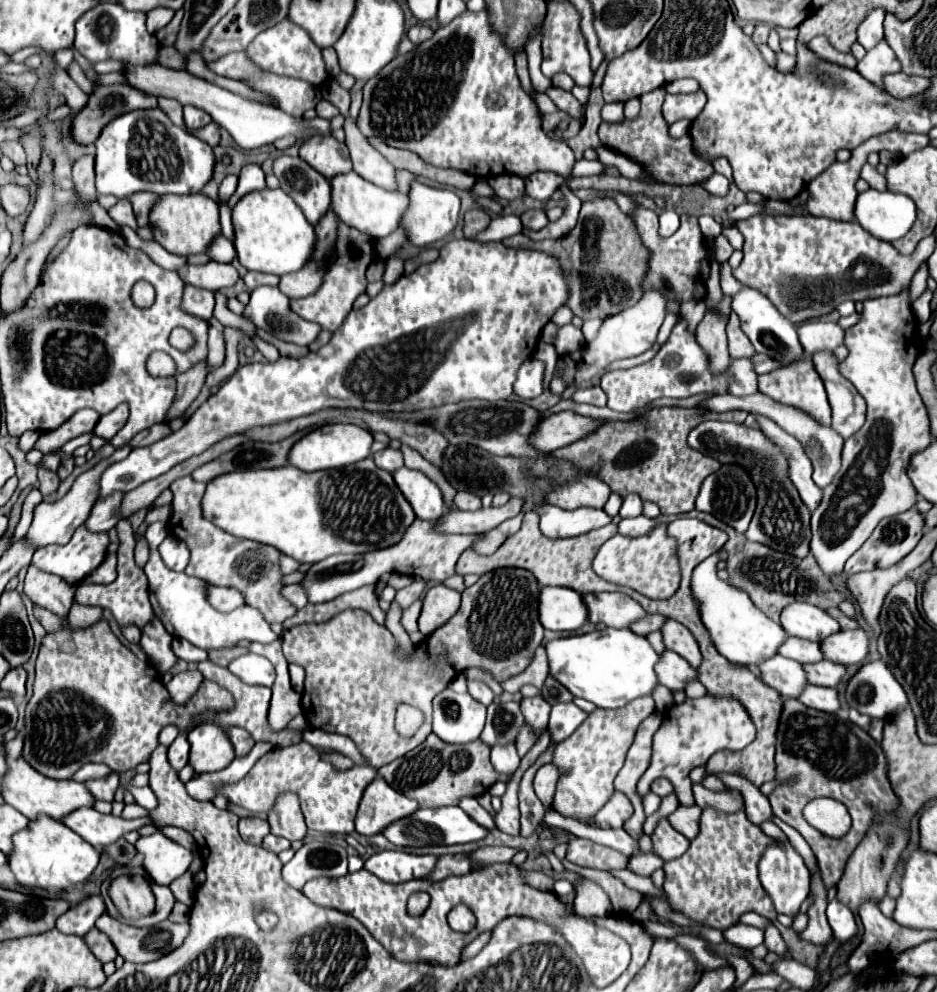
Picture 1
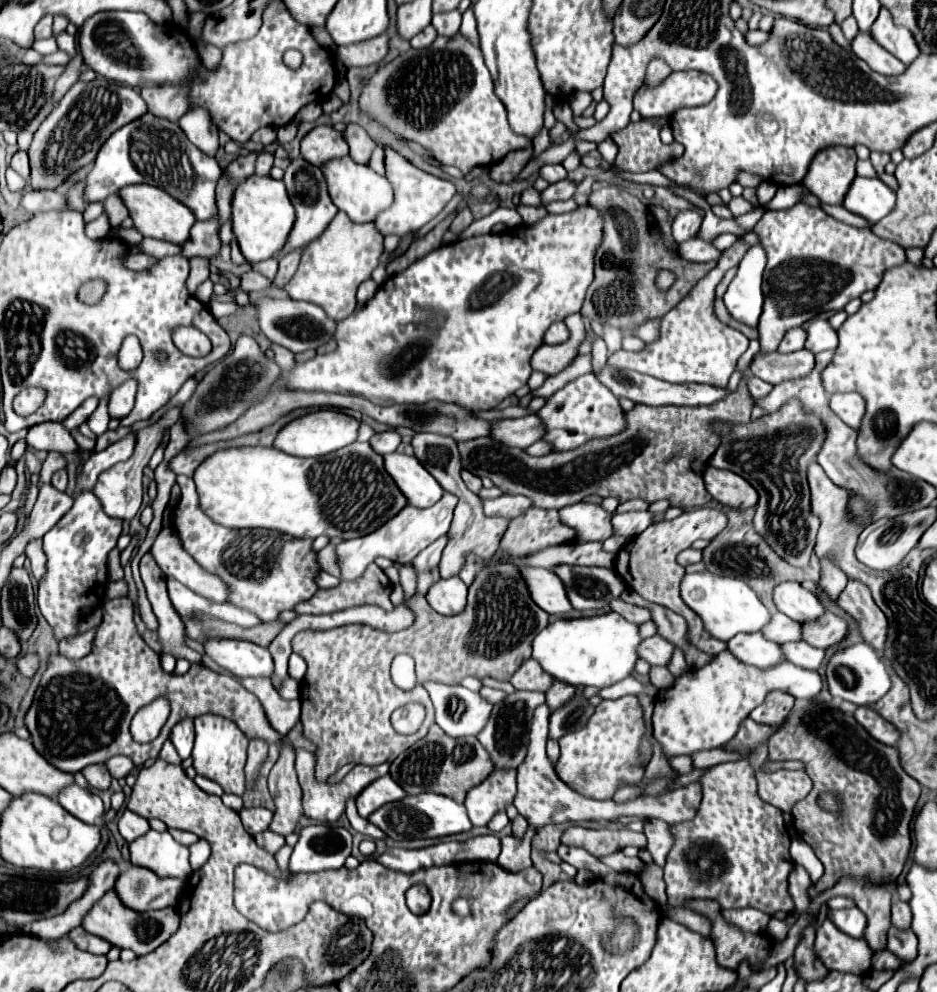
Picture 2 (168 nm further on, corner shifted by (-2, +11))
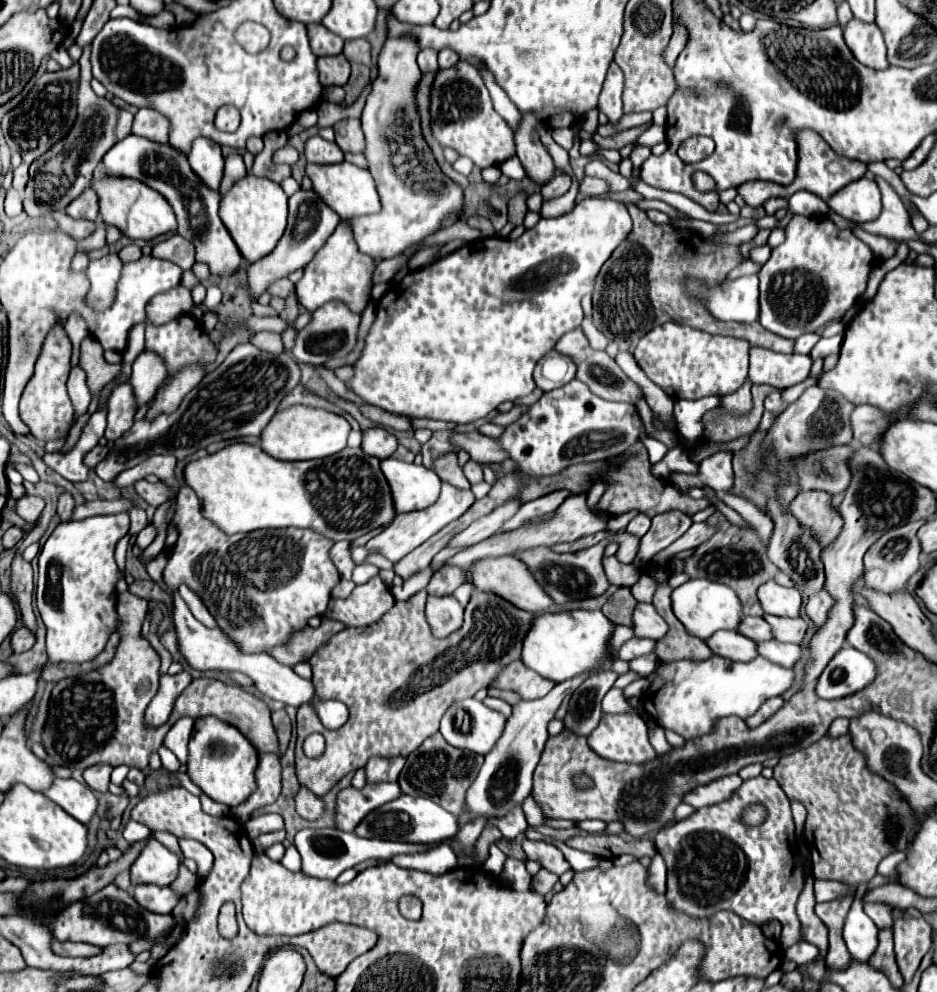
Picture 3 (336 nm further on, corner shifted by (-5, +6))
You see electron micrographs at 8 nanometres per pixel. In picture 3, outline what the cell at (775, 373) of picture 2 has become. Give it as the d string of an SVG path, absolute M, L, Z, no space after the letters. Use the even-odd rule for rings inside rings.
M751 347L749 379L775 389L787 389L807 379L811 369L809 355L783 355L761 347Z

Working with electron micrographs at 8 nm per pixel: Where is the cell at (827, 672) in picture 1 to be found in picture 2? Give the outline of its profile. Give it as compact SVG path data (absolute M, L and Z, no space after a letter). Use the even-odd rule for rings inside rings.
M802 640L798 642L786 642L780 646L782 648L782 656L784 660L800 666L800 668L808 668L808 670L816 670L822 660L824 660L824 650L818 650Z

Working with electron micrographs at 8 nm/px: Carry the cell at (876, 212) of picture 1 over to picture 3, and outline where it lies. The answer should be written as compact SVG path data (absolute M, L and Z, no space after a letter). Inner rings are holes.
M857 179L849 183L845 189L837 191L827 205L841 217L853 223L867 223L875 221L881 213L881 193L875 181L871 179Z

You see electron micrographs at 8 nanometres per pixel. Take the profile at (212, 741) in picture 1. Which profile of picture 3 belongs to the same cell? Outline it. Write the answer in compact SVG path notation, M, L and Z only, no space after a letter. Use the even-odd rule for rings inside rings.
M201 717L195 721L195 729L189 741L189 761L187 761L187 775L195 781L195 785L201 787L201 791L205 795L209 795L211 799L227 805L227 807L235 807L239 803L243 803L255 789L255 767L257 767L257 757L259 753L255 751L255 747L245 739L245 735L213 717Z

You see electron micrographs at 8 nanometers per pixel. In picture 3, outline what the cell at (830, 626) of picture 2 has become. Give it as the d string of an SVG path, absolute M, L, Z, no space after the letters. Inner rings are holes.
M765 615L767 623L773 627L773 637L781 643L803 643L803 637L807 633L809 623L801 617L789 619L789 617L775 617Z

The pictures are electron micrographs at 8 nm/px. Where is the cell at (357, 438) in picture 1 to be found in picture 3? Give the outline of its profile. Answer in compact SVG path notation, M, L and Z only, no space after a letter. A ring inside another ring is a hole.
M295 405L295 407L283 409L277 415L273 415L269 425L261 433L261 449L265 453L269 453L271 457L283 459L283 461L329 457L329 455L335 455L347 447L349 431L351 431L351 425L341 415L335 415L325 409Z

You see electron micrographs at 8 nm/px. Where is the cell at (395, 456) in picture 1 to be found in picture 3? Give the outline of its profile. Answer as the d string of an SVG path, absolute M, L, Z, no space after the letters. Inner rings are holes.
M373 427L373 429L367 429L363 431L363 443L361 443L361 449L367 453L367 455L373 455L377 459L387 459L395 453L397 449L397 439L387 433L385 429L381 427Z

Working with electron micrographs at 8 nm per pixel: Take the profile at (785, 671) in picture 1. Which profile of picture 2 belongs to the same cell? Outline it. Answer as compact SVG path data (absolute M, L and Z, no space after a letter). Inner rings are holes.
M760 632L736 634L726 642L726 646L740 662L756 668L770 668L784 660L780 646L776 642L766 640Z

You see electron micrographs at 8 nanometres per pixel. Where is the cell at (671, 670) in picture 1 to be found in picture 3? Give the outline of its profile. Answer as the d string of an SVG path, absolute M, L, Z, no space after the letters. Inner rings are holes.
M639 637L629 639L627 643L621 645L617 657L623 661L631 661L641 655L651 655L651 653L655 653L655 643L657 641L653 641L653 639L639 639Z

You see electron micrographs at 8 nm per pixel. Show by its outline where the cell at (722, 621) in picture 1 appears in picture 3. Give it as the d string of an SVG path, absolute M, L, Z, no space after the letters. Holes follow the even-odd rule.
M689 579L681 587L673 589L671 601L673 601L673 613L677 615L677 619L685 625L685 629L691 635L699 639L709 639L709 635L713 635L719 629L737 631L743 619L743 607L741 607L741 599L737 599L737 593L731 587L713 583L709 579Z

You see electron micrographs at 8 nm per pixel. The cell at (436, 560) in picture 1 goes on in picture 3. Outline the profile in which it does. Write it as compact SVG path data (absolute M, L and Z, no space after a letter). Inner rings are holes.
M443 483L441 487L441 497L437 499L435 505L423 509L423 511L411 511L411 513L401 513L393 519L393 523L383 529L377 537L369 539L365 549L367 551L379 551L383 557L387 557L391 563L401 561L407 553L411 553L415 547L419 547L421 543L425 543L431 535L435 535L437 531L441 531L445 525L449 525L451 521L459 519L471 505L475 503L475 497L471 491L461 491L457 487L451 487L449 483Z

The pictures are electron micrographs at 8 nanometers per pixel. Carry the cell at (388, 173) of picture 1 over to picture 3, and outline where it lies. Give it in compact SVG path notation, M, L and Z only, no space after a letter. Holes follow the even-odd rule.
M343 119L333 125L335 129L335 143L345 153L363 153L365 151L365 137L361 131L359 119Z

